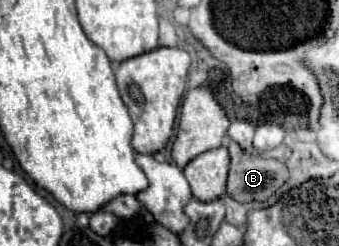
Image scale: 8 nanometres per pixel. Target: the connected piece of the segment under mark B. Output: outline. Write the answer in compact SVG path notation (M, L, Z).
M228 142L228 150L230 150L230 172L228 172L228 196L234 198L236 202L262 202L268 204L268 200L274 196L274 192L278 192L290 178L290 172L286 168L284 162L274 160L274 158L262 158L262 156L252 156L246 154L238 144Z

